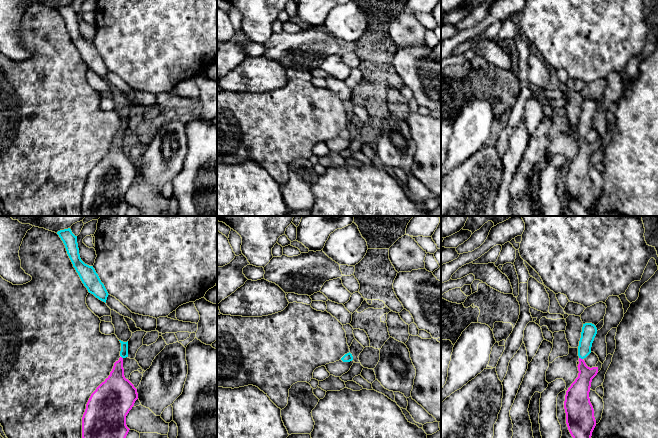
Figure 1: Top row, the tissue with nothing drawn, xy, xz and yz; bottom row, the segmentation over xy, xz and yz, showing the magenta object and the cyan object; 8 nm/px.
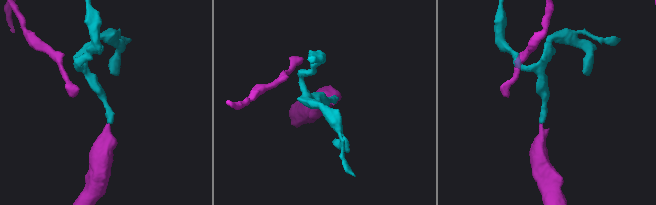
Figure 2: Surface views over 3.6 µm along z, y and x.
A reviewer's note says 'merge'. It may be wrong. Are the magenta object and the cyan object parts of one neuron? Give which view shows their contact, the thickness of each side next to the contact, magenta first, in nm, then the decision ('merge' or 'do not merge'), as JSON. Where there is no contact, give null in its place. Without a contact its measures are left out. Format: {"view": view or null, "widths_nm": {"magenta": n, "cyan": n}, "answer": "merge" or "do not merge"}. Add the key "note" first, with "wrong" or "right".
{"note": "right", "view": "yz", "widths_nm": {"magenta": 160, "cyan": 120}, "answer": "merge"}

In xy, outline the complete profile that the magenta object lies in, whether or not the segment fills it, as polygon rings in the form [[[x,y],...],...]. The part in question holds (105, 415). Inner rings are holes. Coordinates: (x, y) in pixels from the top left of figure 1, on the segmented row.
[[[123,358],[91,394],[82,417],[82,438],[126,438],[126,416],[138,399],[137,389],[125,378]]]

